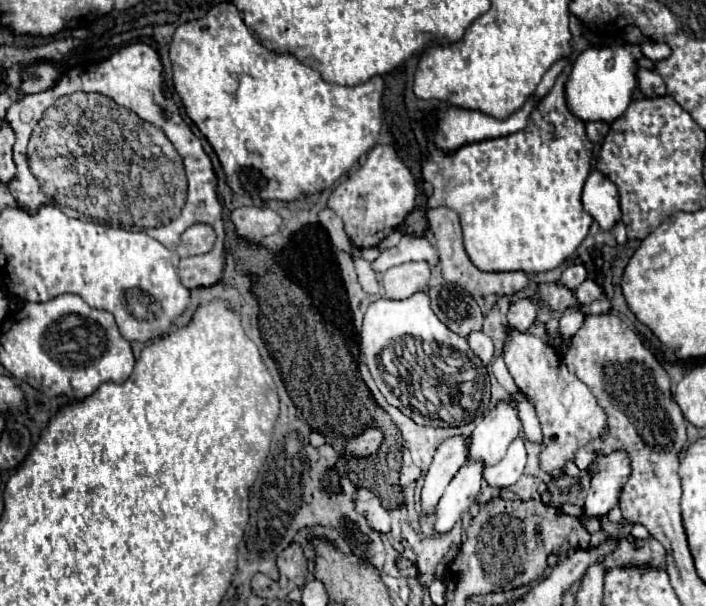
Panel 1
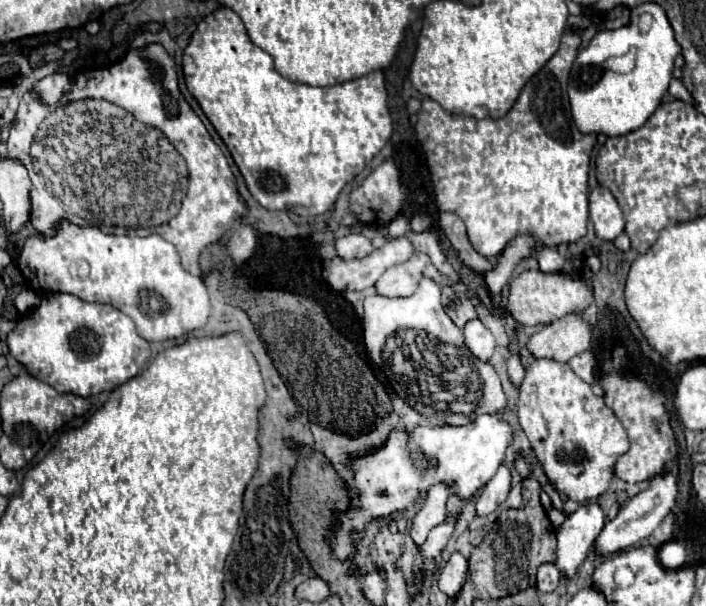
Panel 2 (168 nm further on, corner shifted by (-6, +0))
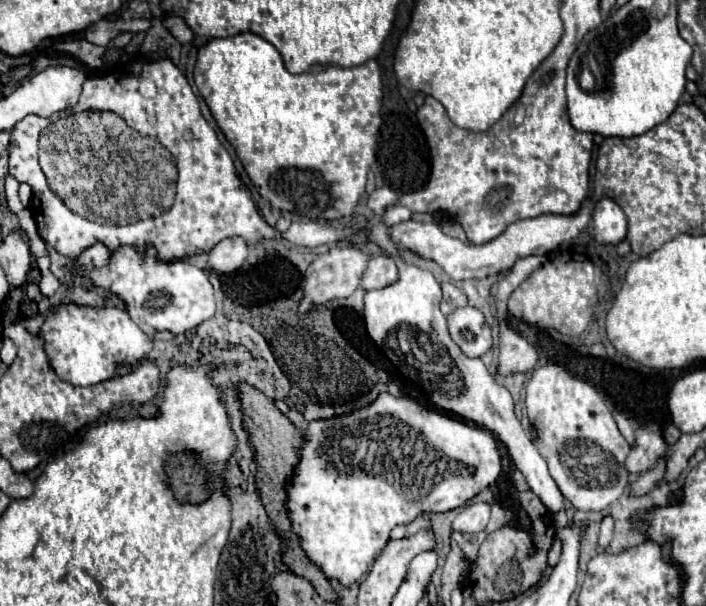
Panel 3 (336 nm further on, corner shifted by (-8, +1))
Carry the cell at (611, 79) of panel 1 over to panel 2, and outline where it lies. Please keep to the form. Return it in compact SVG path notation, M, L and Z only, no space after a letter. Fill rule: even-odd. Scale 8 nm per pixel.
M657 3L637 5L631 9L629 25L597 33L589 45L577 53L569 75L567 93L577 129L581 133L605 133L609 137L619 137L639 129L661 105L679 53L681 45L675 41L673 27ZM631 49L637 49L637 63L633 71L613 73L603 69L609 57L623 55Z

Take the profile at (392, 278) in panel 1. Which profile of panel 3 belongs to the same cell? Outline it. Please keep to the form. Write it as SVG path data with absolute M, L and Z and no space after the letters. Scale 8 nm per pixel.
M383 254L373 256L371 264L367 266L367 272L363 274L363 288L365 290L379 290L385 286L391 286L399 280L399 270L395 262Z

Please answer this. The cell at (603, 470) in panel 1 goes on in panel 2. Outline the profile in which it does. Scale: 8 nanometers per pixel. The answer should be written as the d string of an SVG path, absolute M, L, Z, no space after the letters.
M597 503L579 507L573 515L557 527L557 559L555 567L561 573L561 579L571 581L577 569L583 565L591 547L595 545L597 535L603 529L605 515Z

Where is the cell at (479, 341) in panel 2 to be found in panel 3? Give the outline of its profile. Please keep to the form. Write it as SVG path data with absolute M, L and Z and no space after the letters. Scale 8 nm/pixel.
M465 306L457 308L449 318L449 334L461 352L469 358L479 358L493 346L491 326L481 310Z

